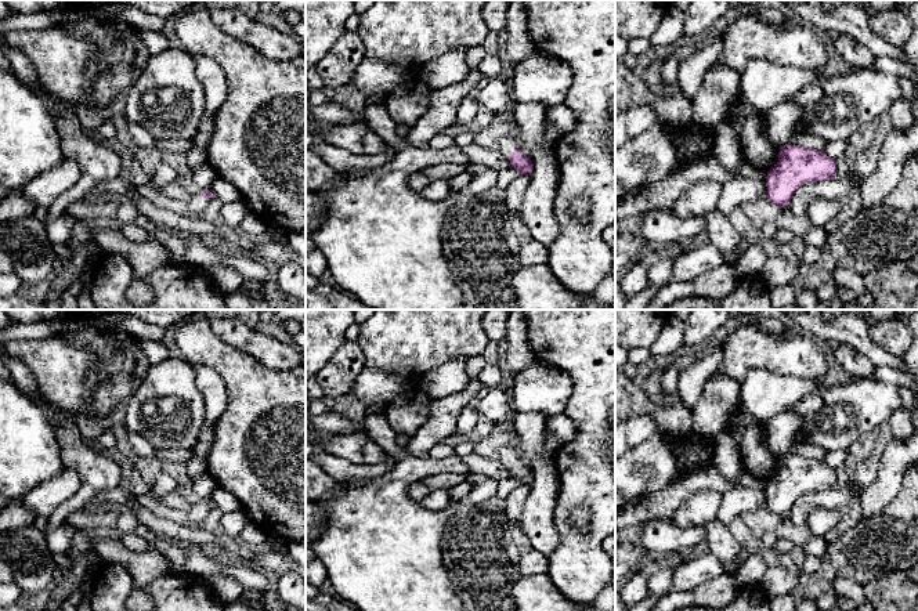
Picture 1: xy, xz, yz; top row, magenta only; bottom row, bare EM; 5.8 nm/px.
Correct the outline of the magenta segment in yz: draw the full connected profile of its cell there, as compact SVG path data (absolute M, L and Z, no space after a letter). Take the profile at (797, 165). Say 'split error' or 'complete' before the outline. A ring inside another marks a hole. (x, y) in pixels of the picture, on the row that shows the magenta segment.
complete; M788 144L780 148L778 162L767 171L765 198L787 207L800 185L832 180L835 171L836 160L823 151Z

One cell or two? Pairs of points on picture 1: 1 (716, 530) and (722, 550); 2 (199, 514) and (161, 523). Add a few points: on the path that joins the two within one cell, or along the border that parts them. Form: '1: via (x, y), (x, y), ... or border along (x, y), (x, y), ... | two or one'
1: via (718, 535), (722, 545) | one
2: border along (199, 525), (187, 527) | two

